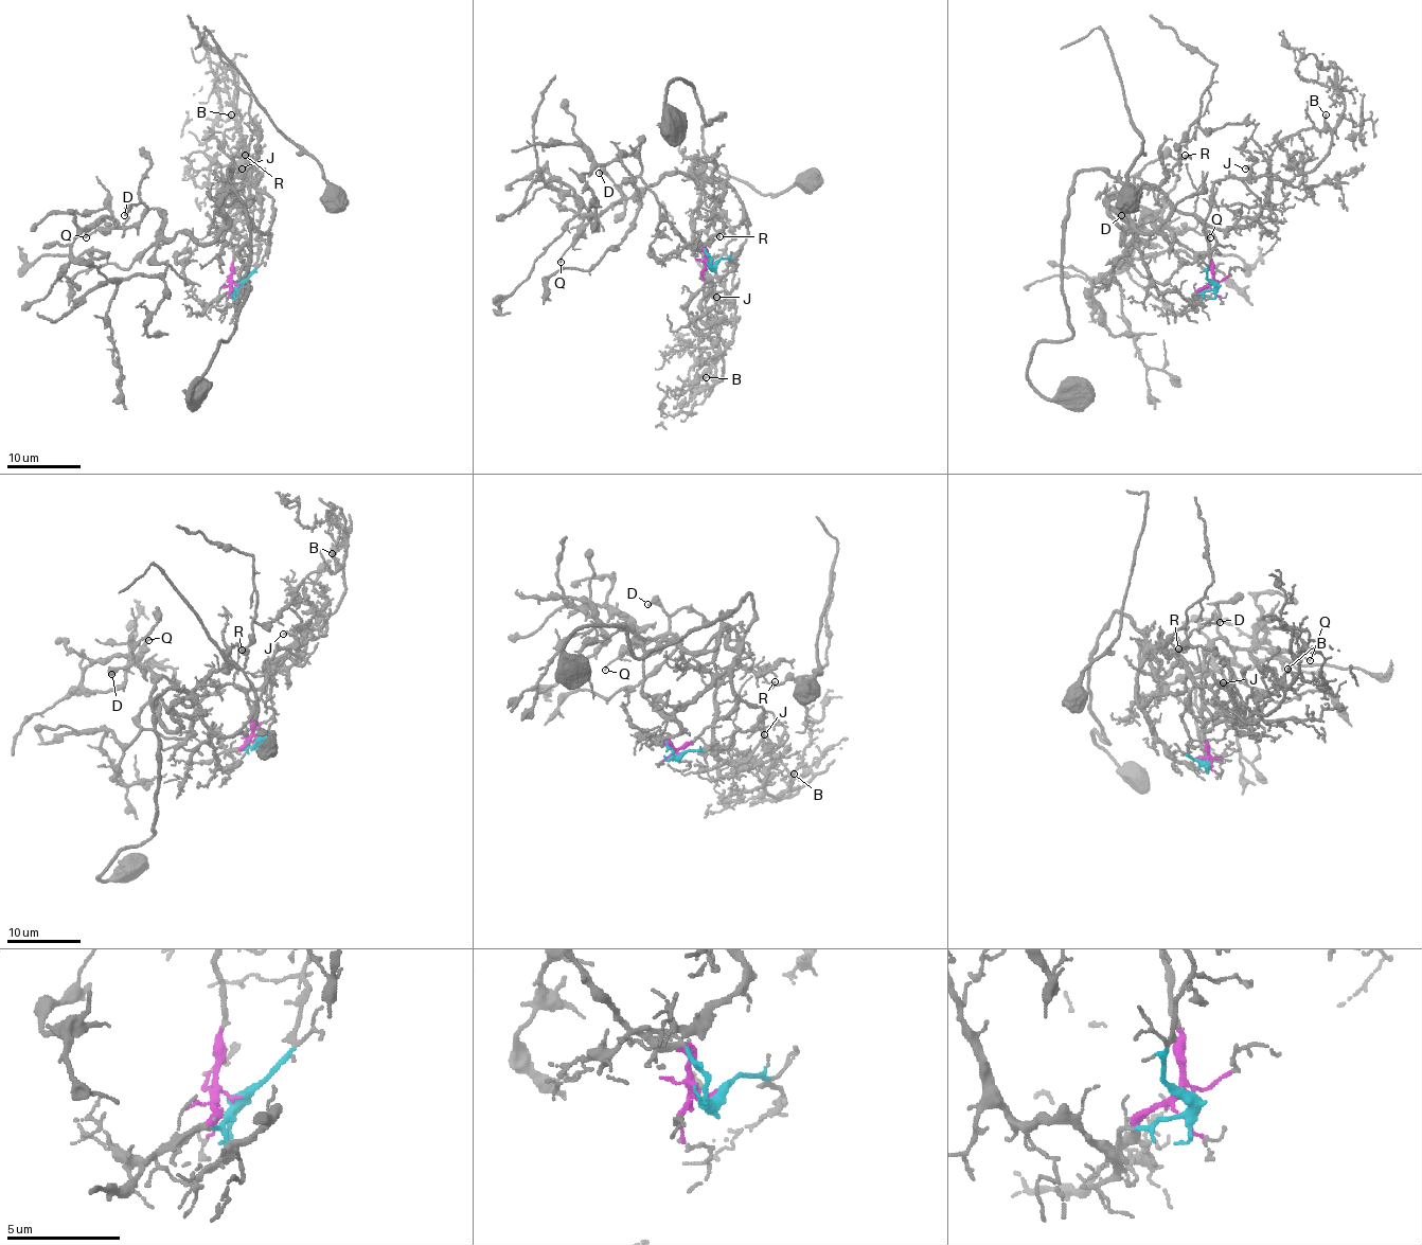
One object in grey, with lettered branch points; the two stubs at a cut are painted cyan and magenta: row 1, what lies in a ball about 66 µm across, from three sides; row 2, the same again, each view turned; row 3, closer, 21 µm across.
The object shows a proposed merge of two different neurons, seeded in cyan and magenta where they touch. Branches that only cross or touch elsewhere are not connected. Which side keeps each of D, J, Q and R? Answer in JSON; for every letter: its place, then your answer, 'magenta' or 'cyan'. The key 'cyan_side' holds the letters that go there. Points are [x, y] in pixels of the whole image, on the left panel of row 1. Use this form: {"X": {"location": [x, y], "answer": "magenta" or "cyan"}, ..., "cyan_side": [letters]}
{"D": {"location": [124, 215], "answer": "magenta"}, "J": {"location": [242, 169], "answer": "cyan"}, "Q": {"location": [86, 237], "answer": "magenta"}, "R": {"location": [245, 155], "answer": "magenta"}, "cyan_side": ["J"]}

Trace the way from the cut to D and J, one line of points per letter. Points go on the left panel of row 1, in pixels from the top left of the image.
D: (237, 283), (232, 228), (217, 213), (229, 188), (209, 243), (166, 237), (164, 217), (139, 202), (124, 215)
J: (237, 283), (256, 267), (260, 245), (260, 195), (251, 177), (256, 173), (252, 167), (242, 167)

